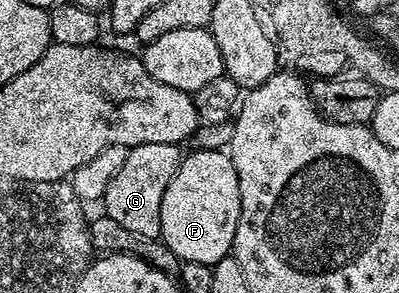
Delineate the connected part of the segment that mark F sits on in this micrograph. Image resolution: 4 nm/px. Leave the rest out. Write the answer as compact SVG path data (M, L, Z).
M198 149L189 154L162 195L160 237L181 261L214 266L231 254L234 231L238 231L238 171L234 171L231 156L219 149Z

